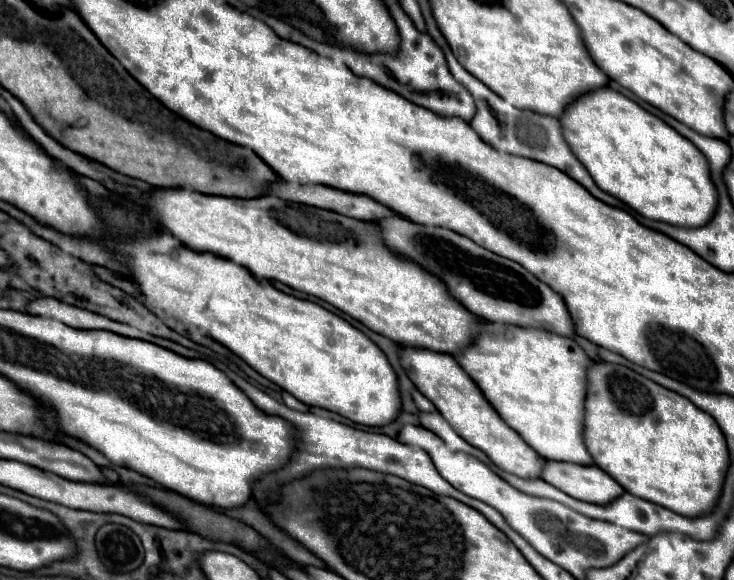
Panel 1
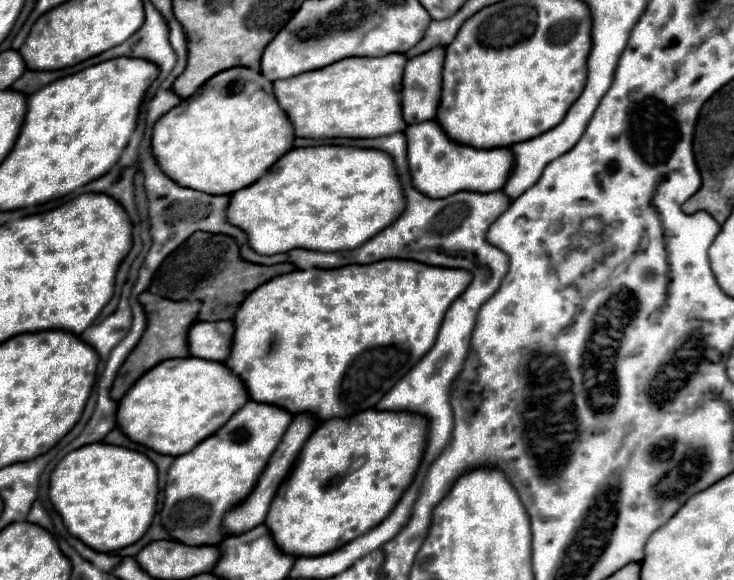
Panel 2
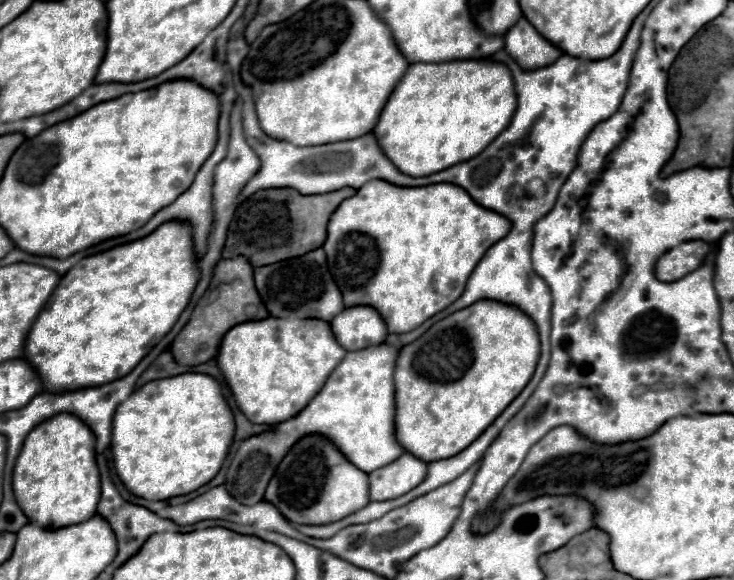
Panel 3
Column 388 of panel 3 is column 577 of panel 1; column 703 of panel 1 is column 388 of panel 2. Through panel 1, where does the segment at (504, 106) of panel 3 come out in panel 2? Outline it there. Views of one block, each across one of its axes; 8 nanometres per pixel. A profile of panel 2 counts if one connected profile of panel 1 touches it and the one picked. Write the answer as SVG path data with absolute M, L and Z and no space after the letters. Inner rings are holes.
M316 146L298 148L282 156L262 180L232 194L228 220L240 226L258 254L286 252L290 248L308 250L352 250L374 238L404 212L404 192L394 168L394 160L382 150L350 148L350 146Z

